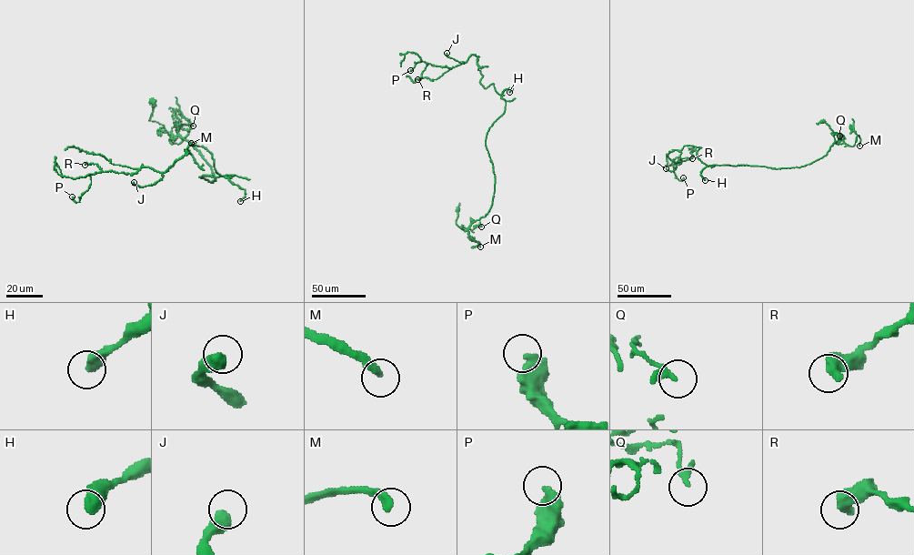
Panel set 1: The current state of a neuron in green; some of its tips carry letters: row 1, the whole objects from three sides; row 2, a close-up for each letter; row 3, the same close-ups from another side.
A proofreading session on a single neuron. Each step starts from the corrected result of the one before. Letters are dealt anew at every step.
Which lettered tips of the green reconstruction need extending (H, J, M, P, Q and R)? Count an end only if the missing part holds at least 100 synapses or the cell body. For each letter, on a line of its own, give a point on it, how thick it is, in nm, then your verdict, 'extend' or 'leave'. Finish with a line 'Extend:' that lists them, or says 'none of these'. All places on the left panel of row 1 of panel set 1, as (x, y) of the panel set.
H: place (240, 201); calibre 550 nm; leave
J: place (134, 182); calibre 500 nm; leave
M: place (191, 143); calibre 320 nm; extend
P: place (72, 196); calibre 440 nm; leave
Q: place (193, 126); calibre 240 nm; leave
R: place (85, 165); calibre 600 nm; leave
Extend: M

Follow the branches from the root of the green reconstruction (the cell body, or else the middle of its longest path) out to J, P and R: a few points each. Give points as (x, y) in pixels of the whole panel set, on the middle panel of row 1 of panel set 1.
J: (504, 113), (506, 101), (494, 85), (485, 88), (480, 82), (477, 57), (471, 55), (461, 64), (446, 53)
P: (504, 113), (506, 101), (494, 85), (485, 88), (480, 83), (475, 55), (450, 68), (421, 60), (410, 70)
R: (504, 113), (506, 101), (494, 85), (485, 88), (480, 83), (475, 55), (450, 68), (427, 64), (417, 79)

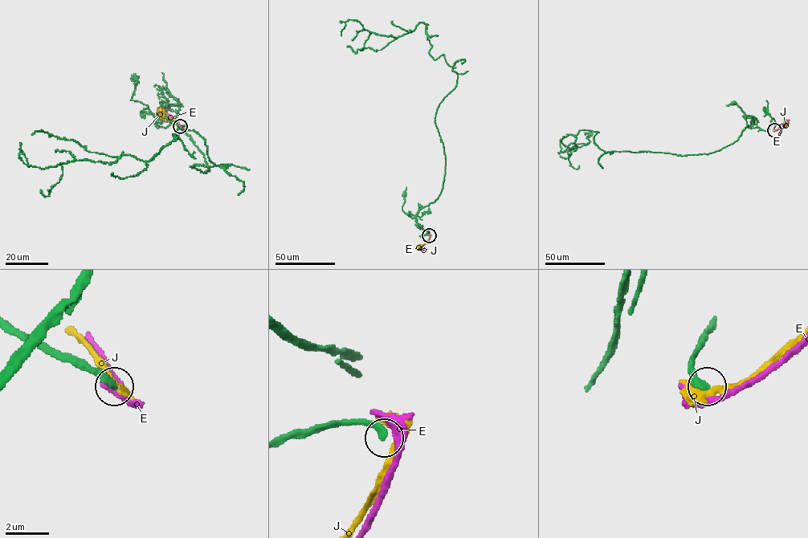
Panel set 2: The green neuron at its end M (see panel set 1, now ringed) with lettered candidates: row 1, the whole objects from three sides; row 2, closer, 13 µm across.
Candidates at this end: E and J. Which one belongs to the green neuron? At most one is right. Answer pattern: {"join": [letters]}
{"join": []}

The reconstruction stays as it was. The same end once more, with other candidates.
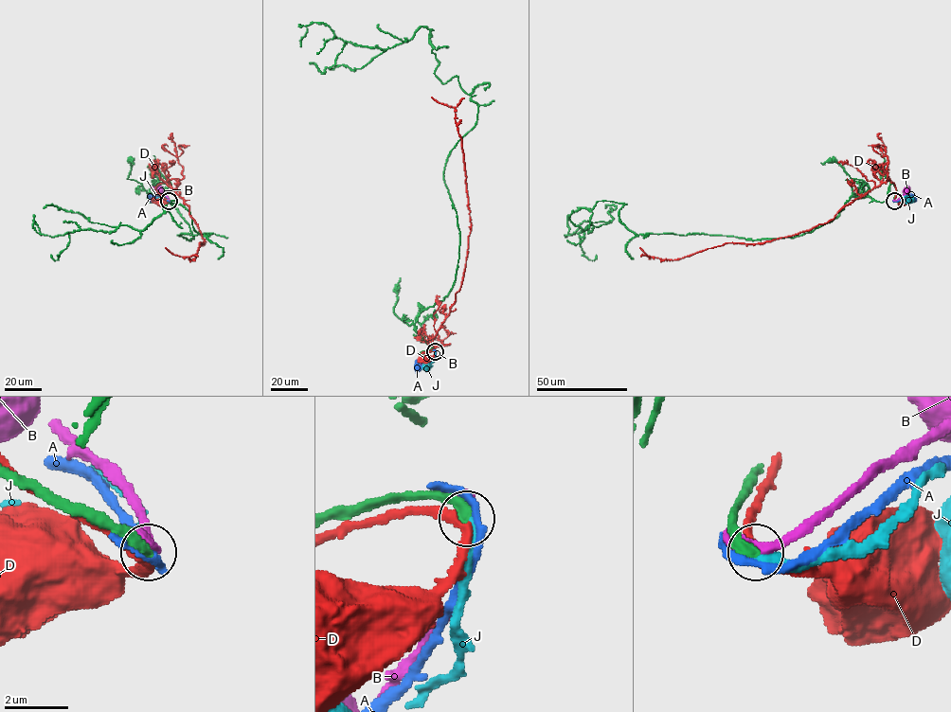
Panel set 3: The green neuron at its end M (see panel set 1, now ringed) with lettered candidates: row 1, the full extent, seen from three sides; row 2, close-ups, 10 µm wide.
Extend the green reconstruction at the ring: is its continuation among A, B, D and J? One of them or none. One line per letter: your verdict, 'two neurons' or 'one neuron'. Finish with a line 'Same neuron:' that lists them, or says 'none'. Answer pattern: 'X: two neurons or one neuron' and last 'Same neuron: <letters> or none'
A: two neurons
B: two neurons
D: two neurons
J: one neuron
Same neuron: J

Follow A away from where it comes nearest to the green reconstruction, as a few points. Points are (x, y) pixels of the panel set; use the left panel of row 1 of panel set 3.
A: (169, 200), (165, 196), (152, 198)

